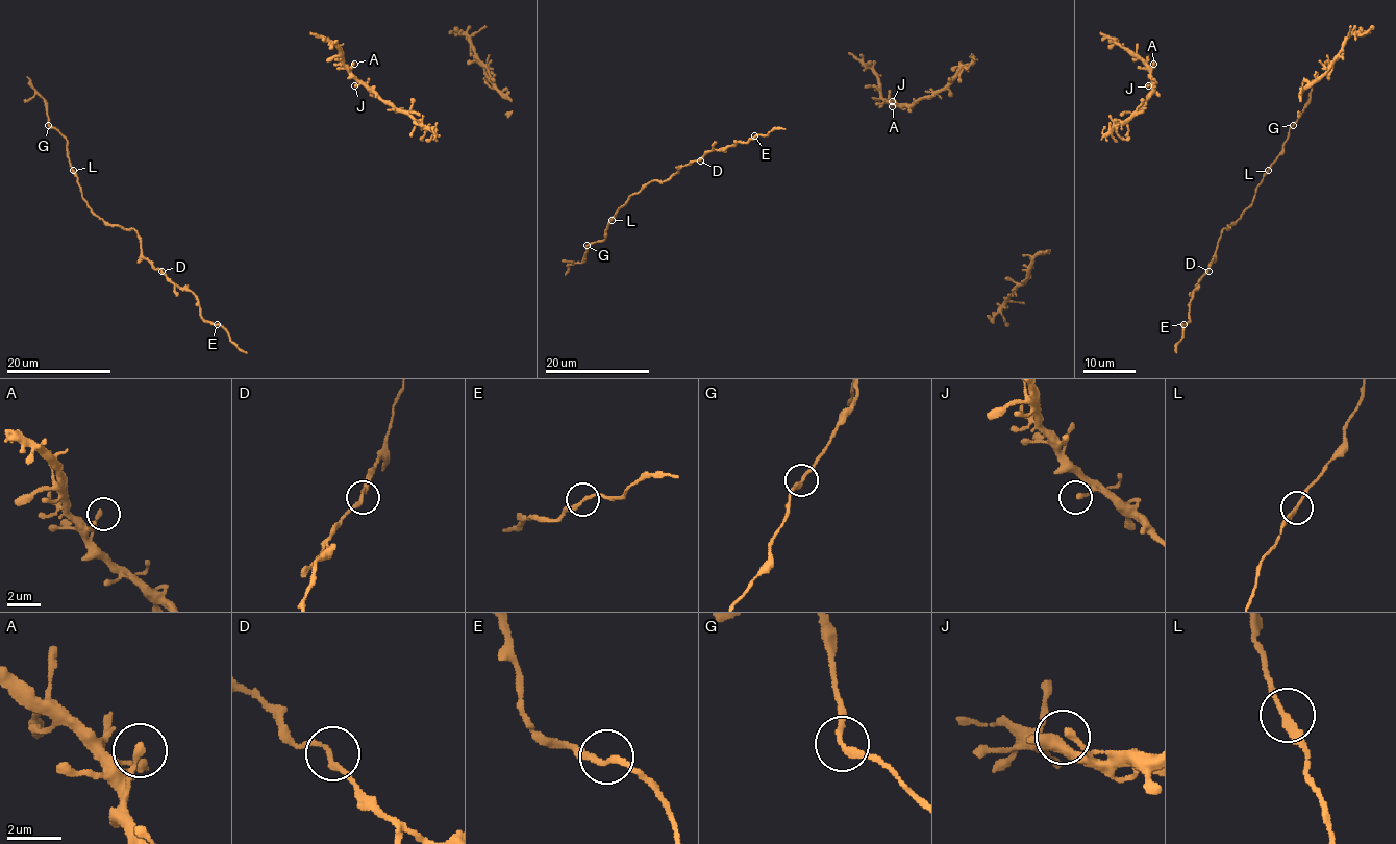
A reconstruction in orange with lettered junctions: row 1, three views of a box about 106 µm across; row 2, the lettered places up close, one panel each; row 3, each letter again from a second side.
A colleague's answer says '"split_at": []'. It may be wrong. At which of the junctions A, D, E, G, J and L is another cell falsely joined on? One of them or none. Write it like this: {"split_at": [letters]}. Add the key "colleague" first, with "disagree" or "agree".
{"colleague": "agree", "split_at": []}

